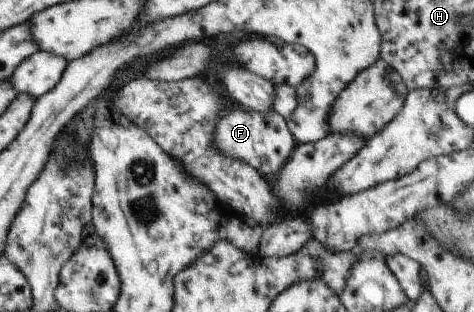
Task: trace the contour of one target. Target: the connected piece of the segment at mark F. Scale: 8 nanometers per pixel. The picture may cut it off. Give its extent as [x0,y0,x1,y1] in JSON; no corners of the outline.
[211,108,295,178]

